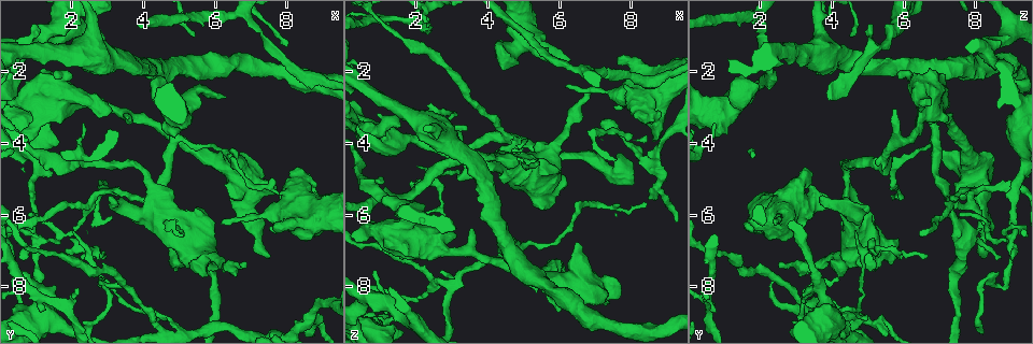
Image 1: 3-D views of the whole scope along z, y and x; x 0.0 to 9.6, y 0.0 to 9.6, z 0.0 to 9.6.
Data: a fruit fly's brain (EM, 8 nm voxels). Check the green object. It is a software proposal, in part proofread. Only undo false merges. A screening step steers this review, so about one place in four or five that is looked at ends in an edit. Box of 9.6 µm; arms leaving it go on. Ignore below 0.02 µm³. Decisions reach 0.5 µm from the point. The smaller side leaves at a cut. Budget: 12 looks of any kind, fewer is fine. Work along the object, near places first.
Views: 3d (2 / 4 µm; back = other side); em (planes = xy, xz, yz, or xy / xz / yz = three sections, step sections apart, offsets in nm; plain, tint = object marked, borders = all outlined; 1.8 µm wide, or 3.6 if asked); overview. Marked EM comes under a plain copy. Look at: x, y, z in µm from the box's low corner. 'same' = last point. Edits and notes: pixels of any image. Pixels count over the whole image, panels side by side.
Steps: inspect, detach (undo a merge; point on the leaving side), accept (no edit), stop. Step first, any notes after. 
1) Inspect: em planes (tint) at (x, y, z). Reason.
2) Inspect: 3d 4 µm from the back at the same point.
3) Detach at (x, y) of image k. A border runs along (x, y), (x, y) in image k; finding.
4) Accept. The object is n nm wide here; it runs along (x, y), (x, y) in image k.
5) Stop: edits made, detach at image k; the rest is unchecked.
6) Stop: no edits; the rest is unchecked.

Inspect: 3d 4 µm at (1.05, 6.75, 9.00). Thin neck.

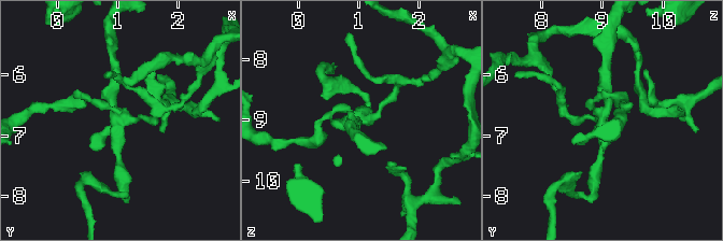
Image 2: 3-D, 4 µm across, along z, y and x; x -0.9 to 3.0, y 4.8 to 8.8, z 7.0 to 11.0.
Inspect: em planes (tint) at (1.10, 6.80, 9.00). Now the EM.

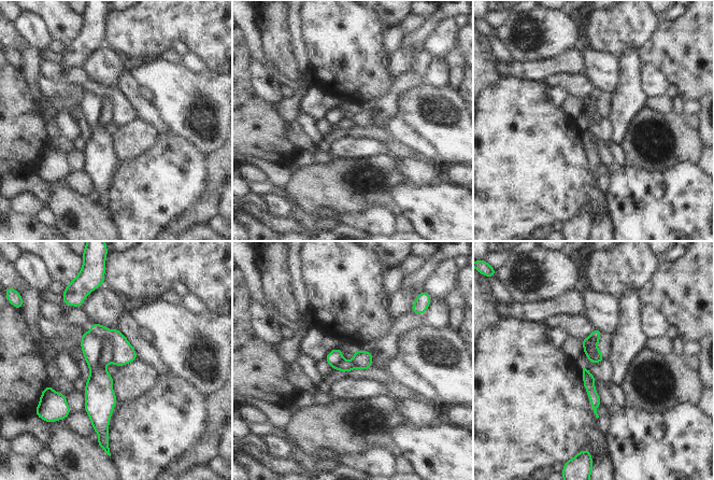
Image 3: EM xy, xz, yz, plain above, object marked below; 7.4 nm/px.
Detach at (106, 348) of image 3. The object is 100 nm wide here; a border runs along (108, 336), (99, 339), (101, 367) in image 3; a second neuron is stuck on.

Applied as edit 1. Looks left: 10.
Inspect: overview. Redraw.

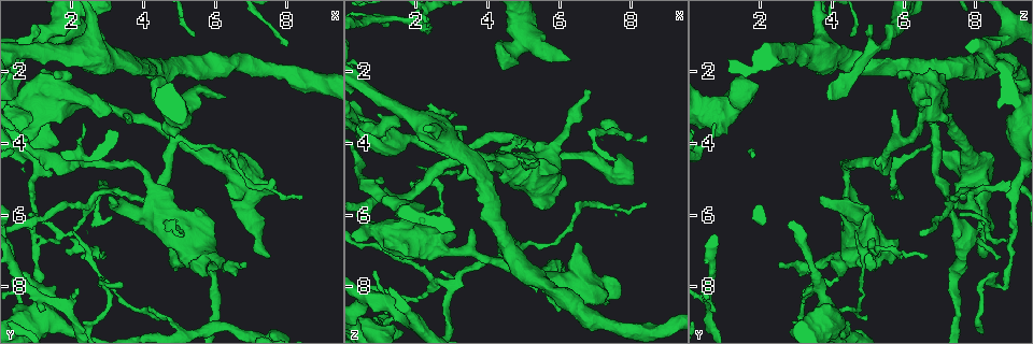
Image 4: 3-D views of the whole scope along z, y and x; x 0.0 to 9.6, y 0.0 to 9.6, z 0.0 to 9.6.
Inspect: 3d 4 µm at (0.90, 3.40, 9.15). Sharp bend.

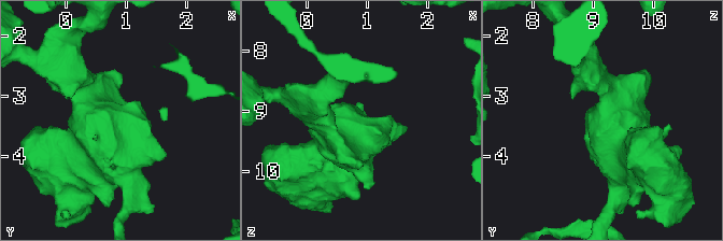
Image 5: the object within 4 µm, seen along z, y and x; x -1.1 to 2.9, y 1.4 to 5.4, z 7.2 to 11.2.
Inspect: em xz step 8 (tint) at (0.90, 3.30, 9.15). Now the EM.

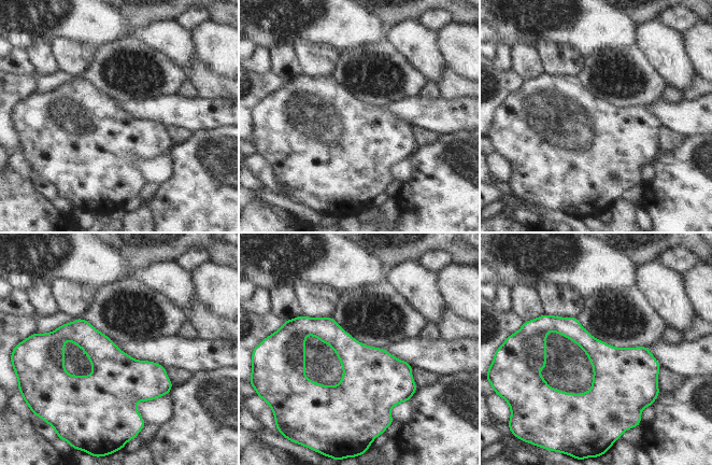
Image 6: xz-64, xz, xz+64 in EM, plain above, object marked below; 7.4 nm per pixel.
Accept. One neuron here.

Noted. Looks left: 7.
Inspect: 3d 2 µm at (1.90, 0.80, 8.95). Three arms meet.

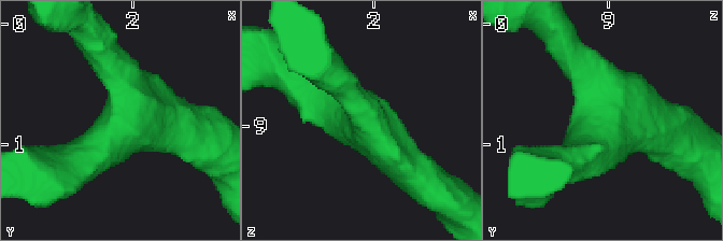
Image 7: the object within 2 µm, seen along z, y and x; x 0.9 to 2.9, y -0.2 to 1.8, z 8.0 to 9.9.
Inspect: em planes (tint) at (1.90, 0.84, 8.90). 3 arms meet here; the arms are 280, 320, 380 nm wide.

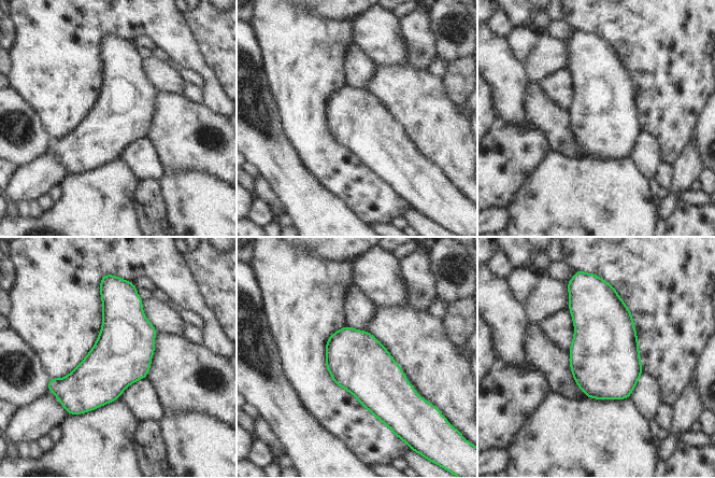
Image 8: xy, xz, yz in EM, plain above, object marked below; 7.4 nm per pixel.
Accept. All the same neuron.

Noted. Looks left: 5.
Inspect: 3d 2 µm from the back at (5.75, 4.05, 6.85). A narrow waist.

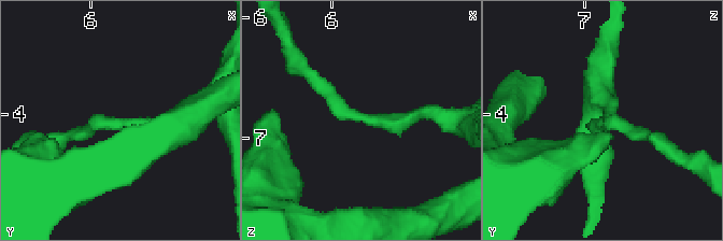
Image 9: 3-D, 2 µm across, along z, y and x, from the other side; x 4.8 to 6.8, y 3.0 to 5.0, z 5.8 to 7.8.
Inspect: em yz step 4 (tint) at (5.78, 4.12, 6.84).

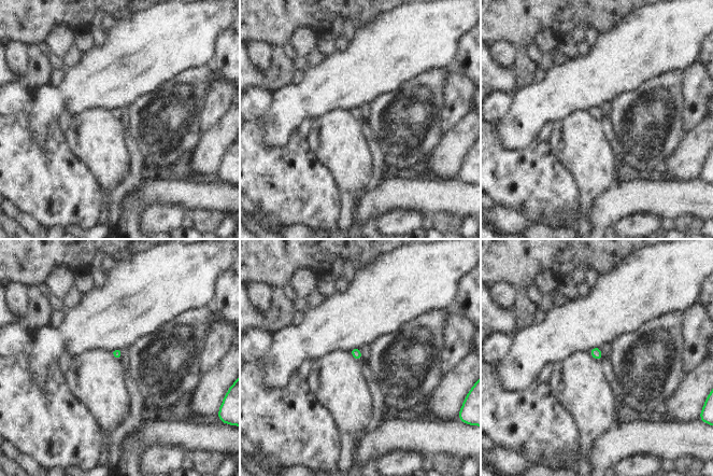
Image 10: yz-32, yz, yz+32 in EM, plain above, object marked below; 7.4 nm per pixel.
Inspect: em planes (tint) at the same point. Cut it another way.

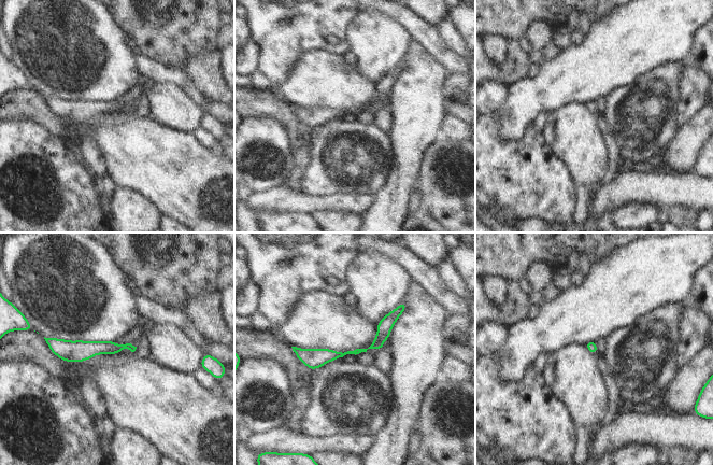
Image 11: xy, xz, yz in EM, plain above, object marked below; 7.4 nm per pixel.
Accept. It runs along (400, 308), (366, 350), (333, 355), (297, 351) in image 11; all the same neuron.

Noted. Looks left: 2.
Inspect: em planes (tint) at (1.85, 8.45, 0.60).

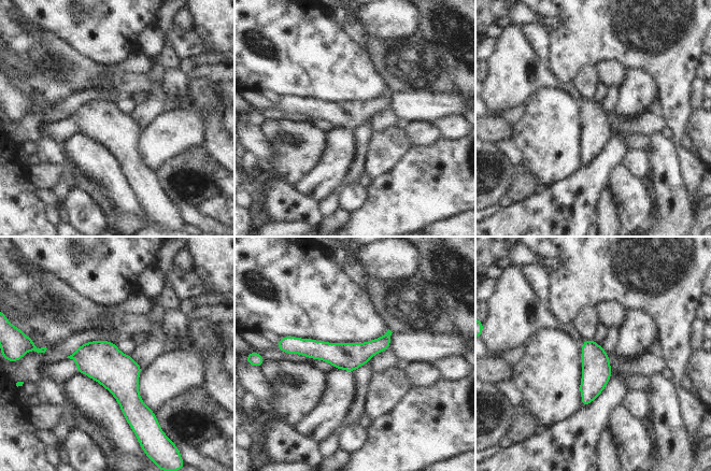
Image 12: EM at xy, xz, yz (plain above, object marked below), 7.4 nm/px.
Accept. The object is 200 nm wide here; one neuron here.

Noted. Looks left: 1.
Stop: edits made, detach at image 3; the rest is unchecked.

